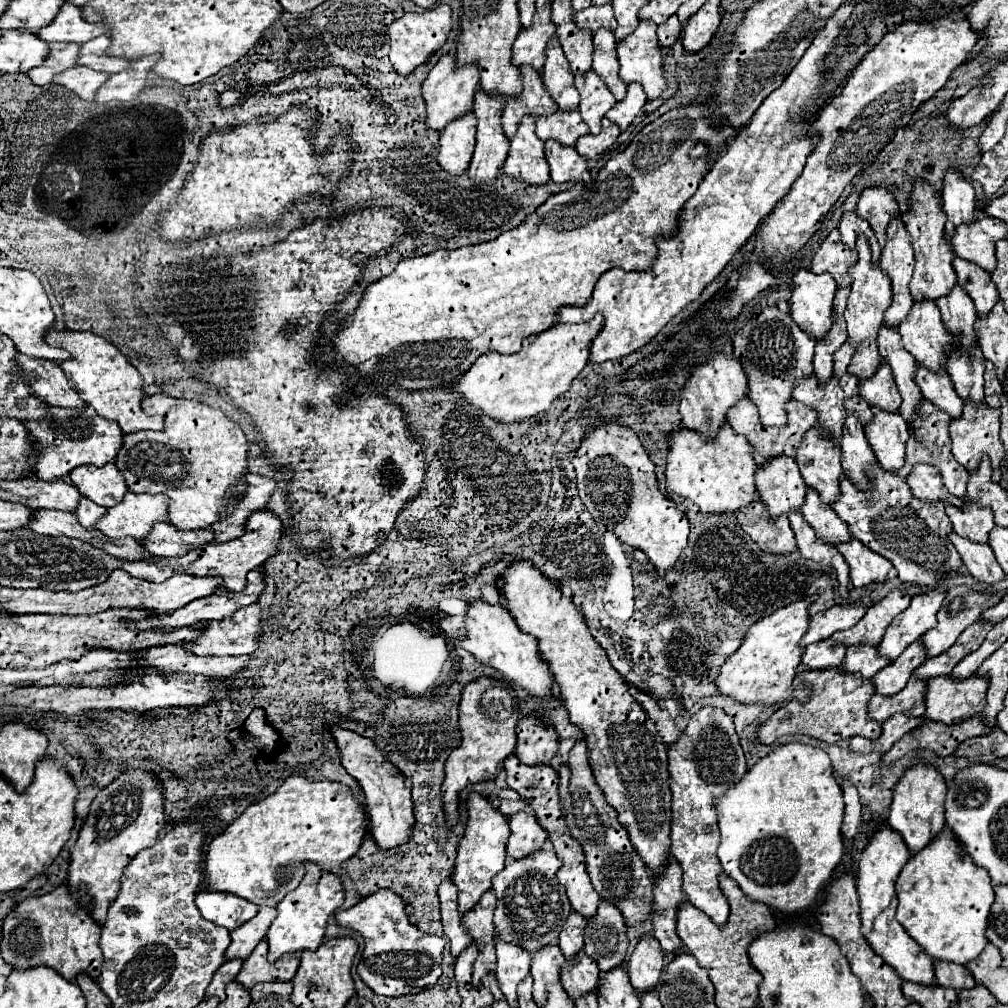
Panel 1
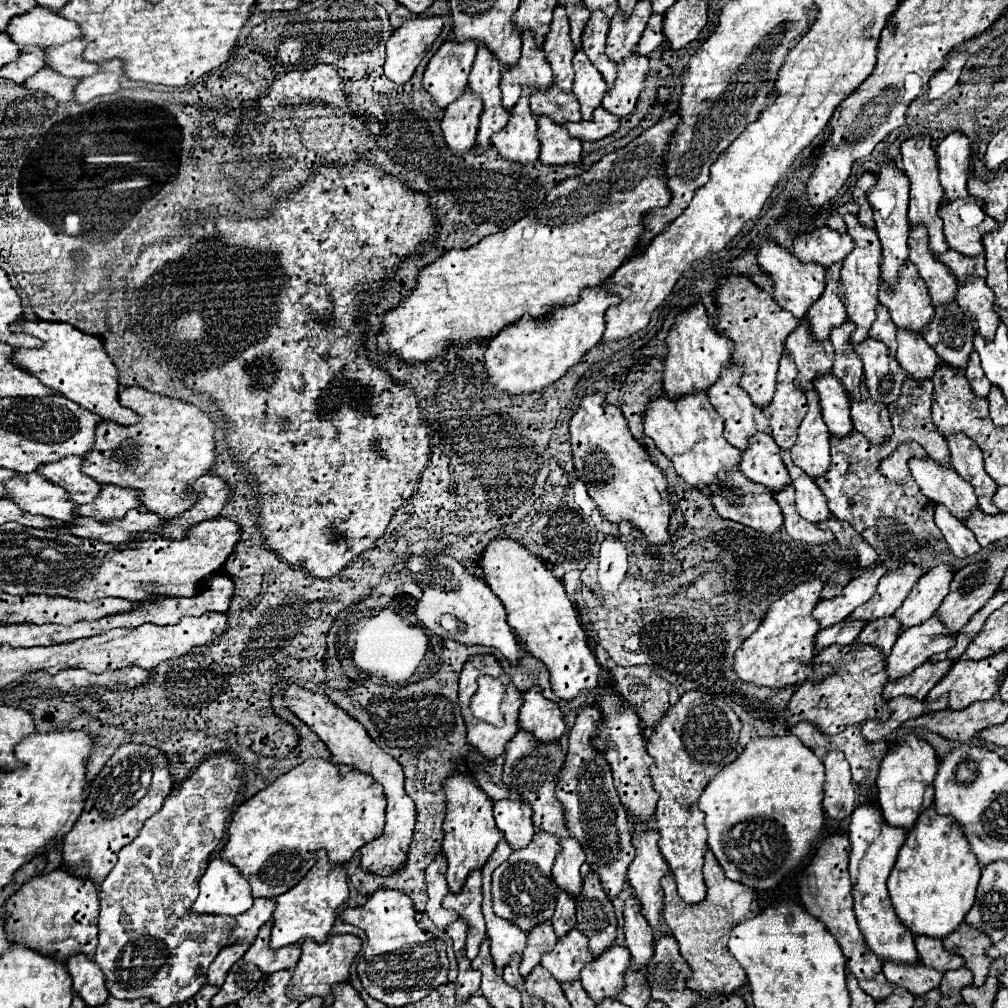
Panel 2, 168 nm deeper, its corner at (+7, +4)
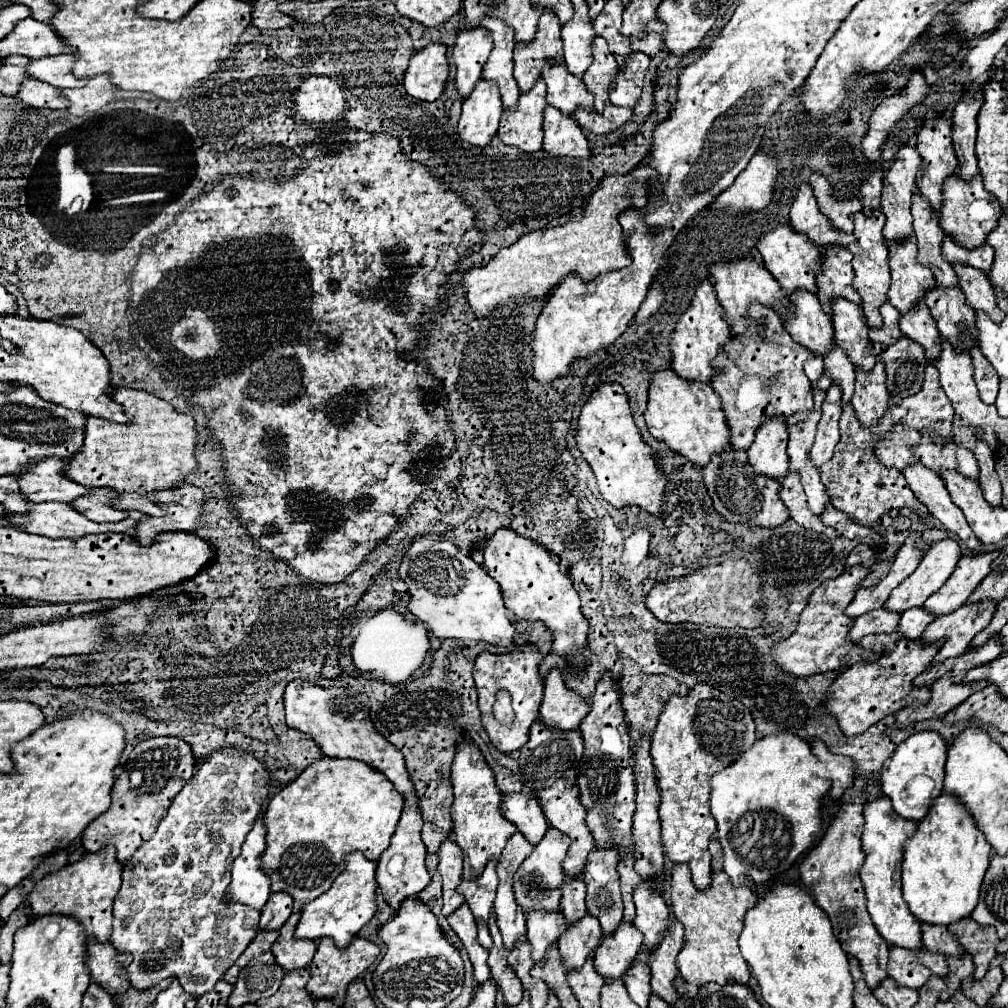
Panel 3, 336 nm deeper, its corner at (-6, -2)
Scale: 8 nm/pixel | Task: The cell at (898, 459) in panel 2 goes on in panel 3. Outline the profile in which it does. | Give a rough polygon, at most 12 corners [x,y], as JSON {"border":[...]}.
{"border":[[892,426],[874,452],[884,466],[904,470],[916,462],[918,432]]}

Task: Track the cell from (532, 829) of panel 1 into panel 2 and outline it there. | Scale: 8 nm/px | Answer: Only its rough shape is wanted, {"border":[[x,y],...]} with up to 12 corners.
{"border":[[513,800],[495,802],[495,820],[513,850],[535,836],[531,808]]}

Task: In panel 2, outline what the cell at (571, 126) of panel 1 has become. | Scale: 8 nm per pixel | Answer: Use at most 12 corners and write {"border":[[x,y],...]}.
{"border":[[533,92],[533,116],[555,124],[579,122],[573,92]]}

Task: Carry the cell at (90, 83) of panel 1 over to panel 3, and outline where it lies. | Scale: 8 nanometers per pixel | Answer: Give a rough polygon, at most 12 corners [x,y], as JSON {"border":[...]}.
{"border":[[34,78],[14,98],[30,108],[64,108],[60,90]]}

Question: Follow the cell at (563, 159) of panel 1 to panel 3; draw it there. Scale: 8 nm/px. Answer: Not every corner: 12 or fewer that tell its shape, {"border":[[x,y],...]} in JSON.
{"border":[[544,108],[544,150],[556,156],[590,156],[572,116]]}

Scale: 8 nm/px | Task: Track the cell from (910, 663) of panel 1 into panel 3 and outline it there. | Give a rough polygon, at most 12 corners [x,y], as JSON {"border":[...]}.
{"border":[[996,602],[964,604],[928,624],[920,640],[944,640],[932,664],[964,654]]}

